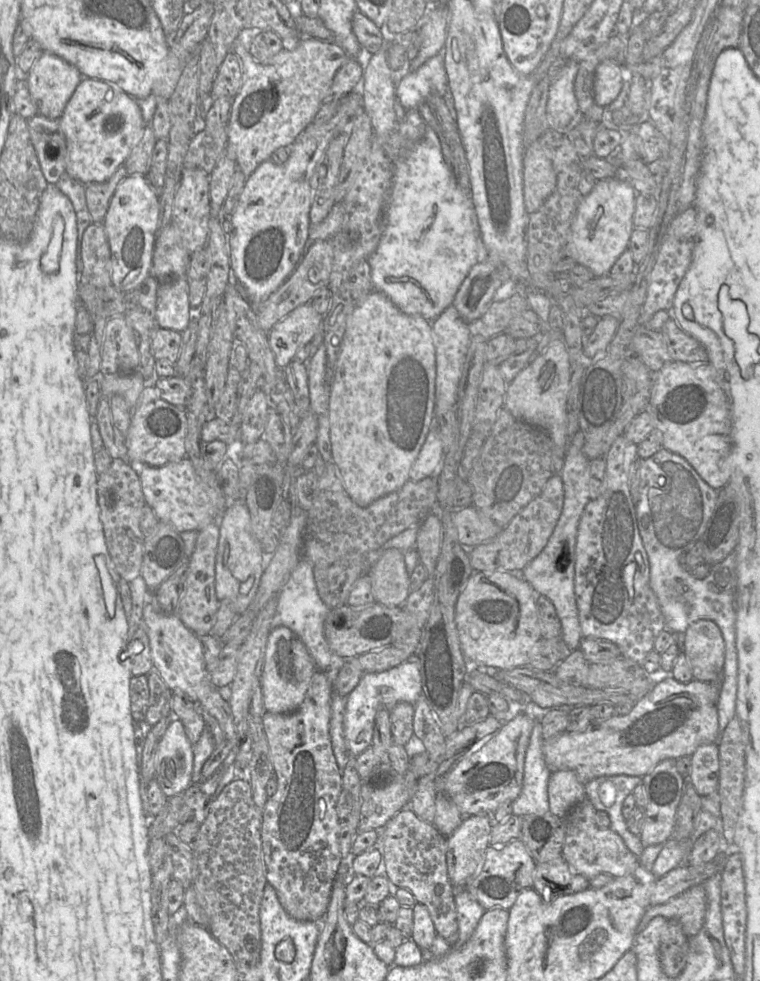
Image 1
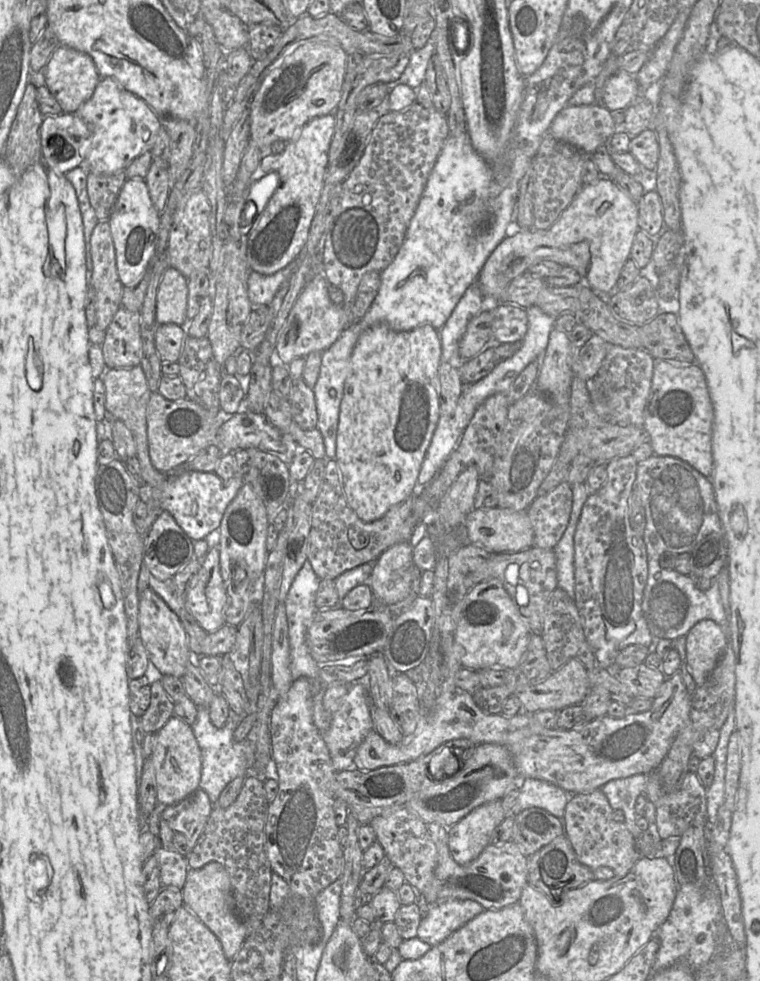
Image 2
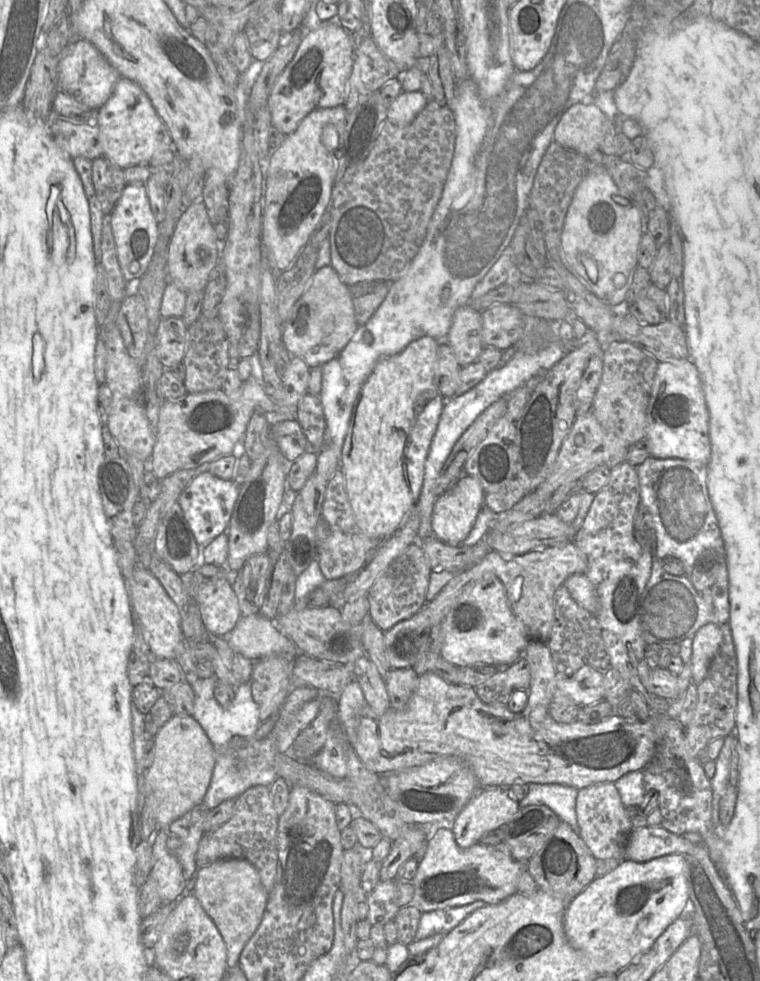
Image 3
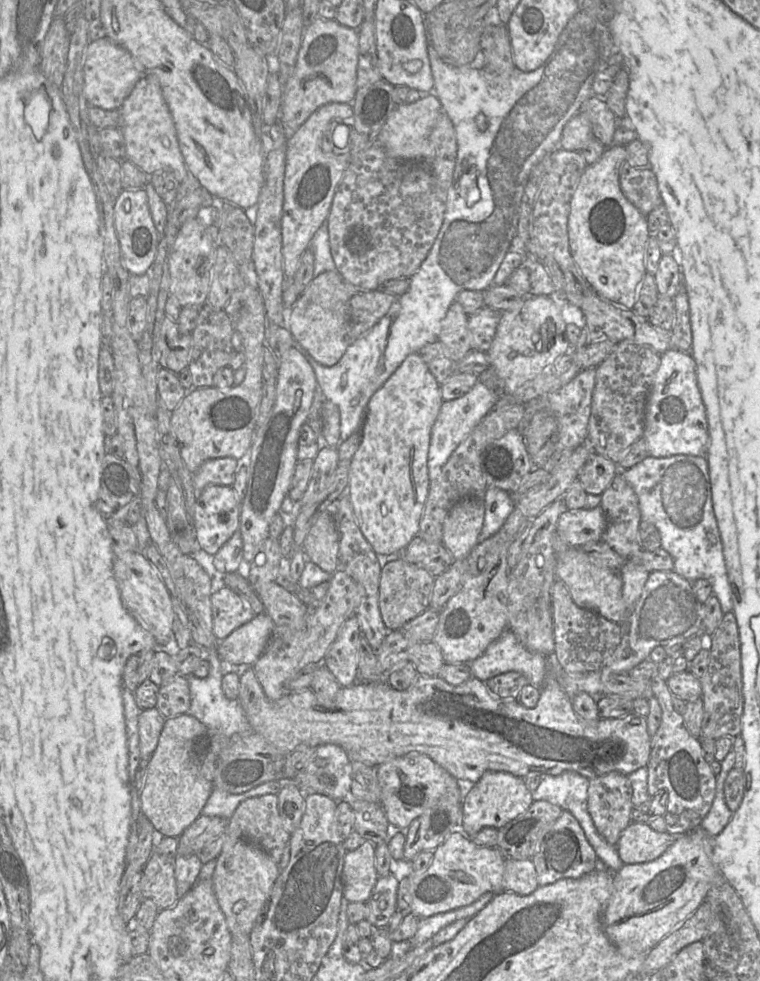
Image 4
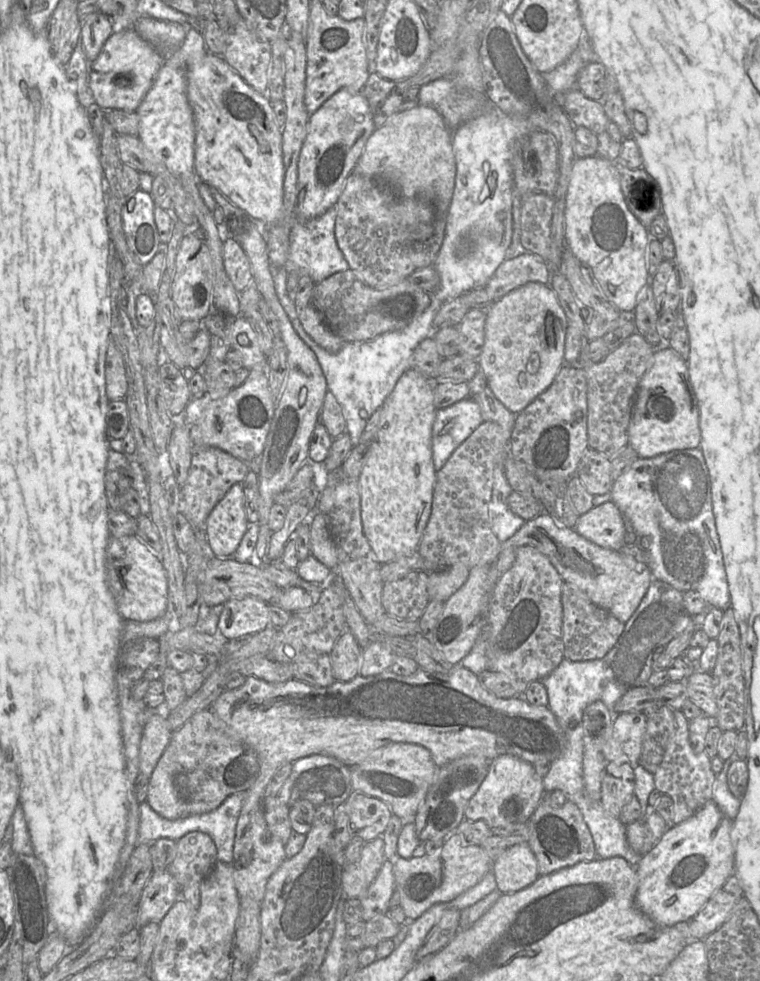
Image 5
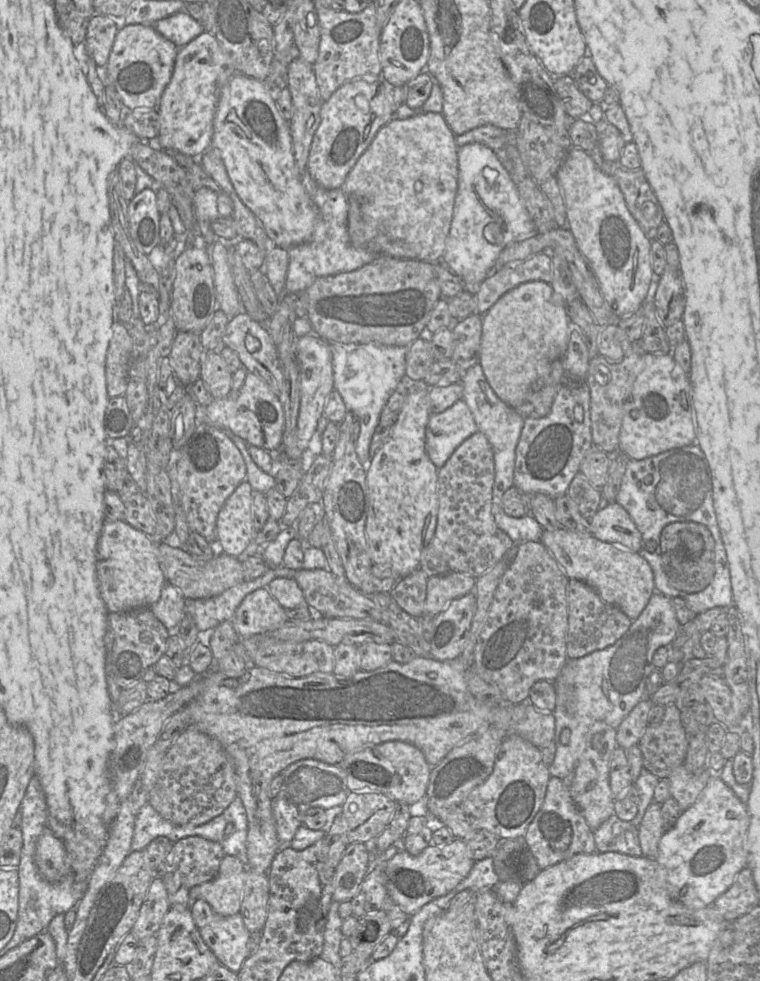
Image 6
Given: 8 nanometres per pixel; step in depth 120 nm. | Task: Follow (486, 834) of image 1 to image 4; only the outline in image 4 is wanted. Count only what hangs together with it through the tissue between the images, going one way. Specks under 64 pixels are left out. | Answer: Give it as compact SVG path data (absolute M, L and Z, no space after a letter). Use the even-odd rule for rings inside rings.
M487 771L475 784L463 790L462 831L472 838L485 827L500 829L524 813L532 802L532 792L525 786L523 778L507 772Z

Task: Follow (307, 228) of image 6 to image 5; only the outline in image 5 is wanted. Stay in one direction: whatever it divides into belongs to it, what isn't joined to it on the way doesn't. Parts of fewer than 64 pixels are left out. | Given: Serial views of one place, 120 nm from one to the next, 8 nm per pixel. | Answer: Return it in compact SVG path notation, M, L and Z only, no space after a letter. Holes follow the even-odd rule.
M208 52L201 62L188 71L187 97L193 111L195 123L194 168L201 181L218 189L223 195L229 198L234 205L244 210L255 222L263 223L266 226L278 223L283 219L284 163L282 154L282 129L276 123L273 105L269 99L250 87L237 71L224 60L223 56L211 54L210 52Z

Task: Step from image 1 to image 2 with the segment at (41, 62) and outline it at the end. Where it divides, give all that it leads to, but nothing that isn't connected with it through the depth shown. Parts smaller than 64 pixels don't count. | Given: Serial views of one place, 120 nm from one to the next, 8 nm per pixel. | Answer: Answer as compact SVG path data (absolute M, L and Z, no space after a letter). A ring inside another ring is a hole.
M65 45L58 47L42 71L45 86L60 104L63 113L77 113L101 80L93 59L86 53Z

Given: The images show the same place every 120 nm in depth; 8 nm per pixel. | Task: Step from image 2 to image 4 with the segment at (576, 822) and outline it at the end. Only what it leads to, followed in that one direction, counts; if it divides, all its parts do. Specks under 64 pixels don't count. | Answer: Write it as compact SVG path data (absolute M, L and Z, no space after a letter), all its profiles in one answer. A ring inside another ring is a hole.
M612 771L589 780L587 808L597 831L608 843L616 845L620 834L630 823L630 813L633 808L632 788L628 777Z

